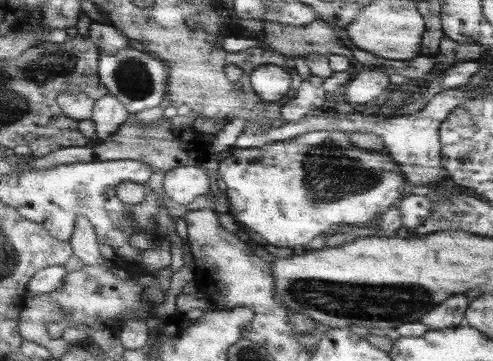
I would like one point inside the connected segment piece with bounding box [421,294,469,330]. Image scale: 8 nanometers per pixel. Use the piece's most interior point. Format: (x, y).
(449, 315)

